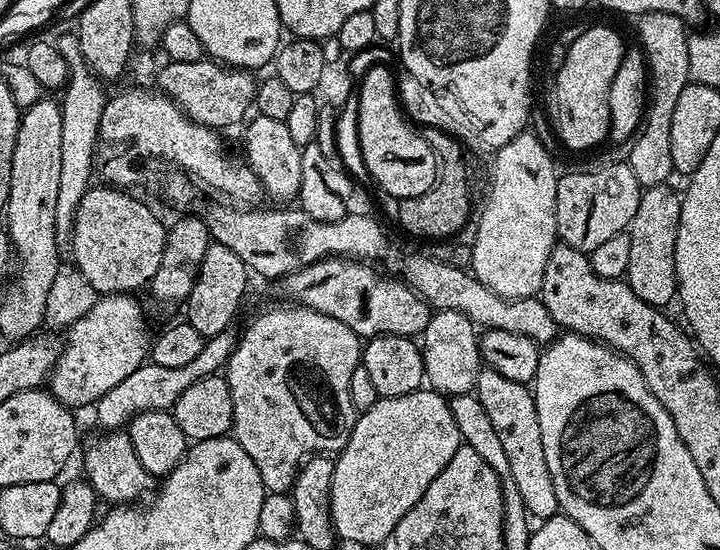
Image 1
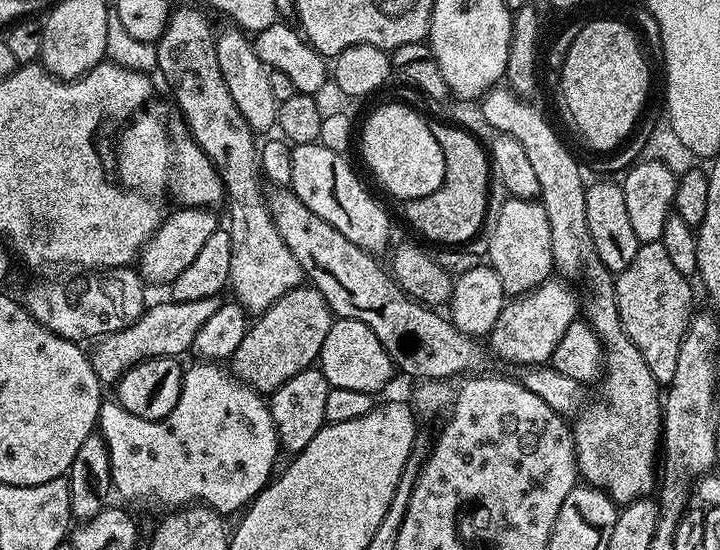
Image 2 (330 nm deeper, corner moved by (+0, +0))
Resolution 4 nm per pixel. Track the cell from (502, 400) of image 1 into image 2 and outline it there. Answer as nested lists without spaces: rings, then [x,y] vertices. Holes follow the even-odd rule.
[[[505,199],[505,204],[496,212],[496,221],[492,224],[492,237],[488,240],[487,263],[502,278],[502,286],[509,297],[519,298],[532,292],[539,284],[553,275],[552,251],[550,250],[550,218],[546,218],[546,210],[539,199],[517,200]]]

